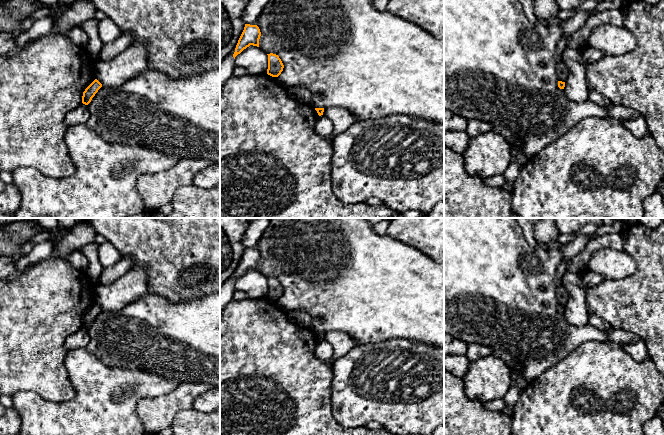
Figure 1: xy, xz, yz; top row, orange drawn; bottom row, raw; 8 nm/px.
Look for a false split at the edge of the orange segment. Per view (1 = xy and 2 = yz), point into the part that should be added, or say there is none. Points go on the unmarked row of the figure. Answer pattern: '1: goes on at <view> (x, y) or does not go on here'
1: does not go on here
2: does not go on here

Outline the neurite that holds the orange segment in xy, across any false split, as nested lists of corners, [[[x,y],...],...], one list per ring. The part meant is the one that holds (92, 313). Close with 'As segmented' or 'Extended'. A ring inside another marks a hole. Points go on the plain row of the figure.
[[[95,303],[83,316],[82,327],[88,329],[101,311],[102,308]]]. As segmented

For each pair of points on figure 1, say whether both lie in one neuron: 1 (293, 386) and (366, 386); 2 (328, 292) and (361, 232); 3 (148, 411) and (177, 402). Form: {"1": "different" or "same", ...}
{"1": "different", "2": "same", "3": "same"}

